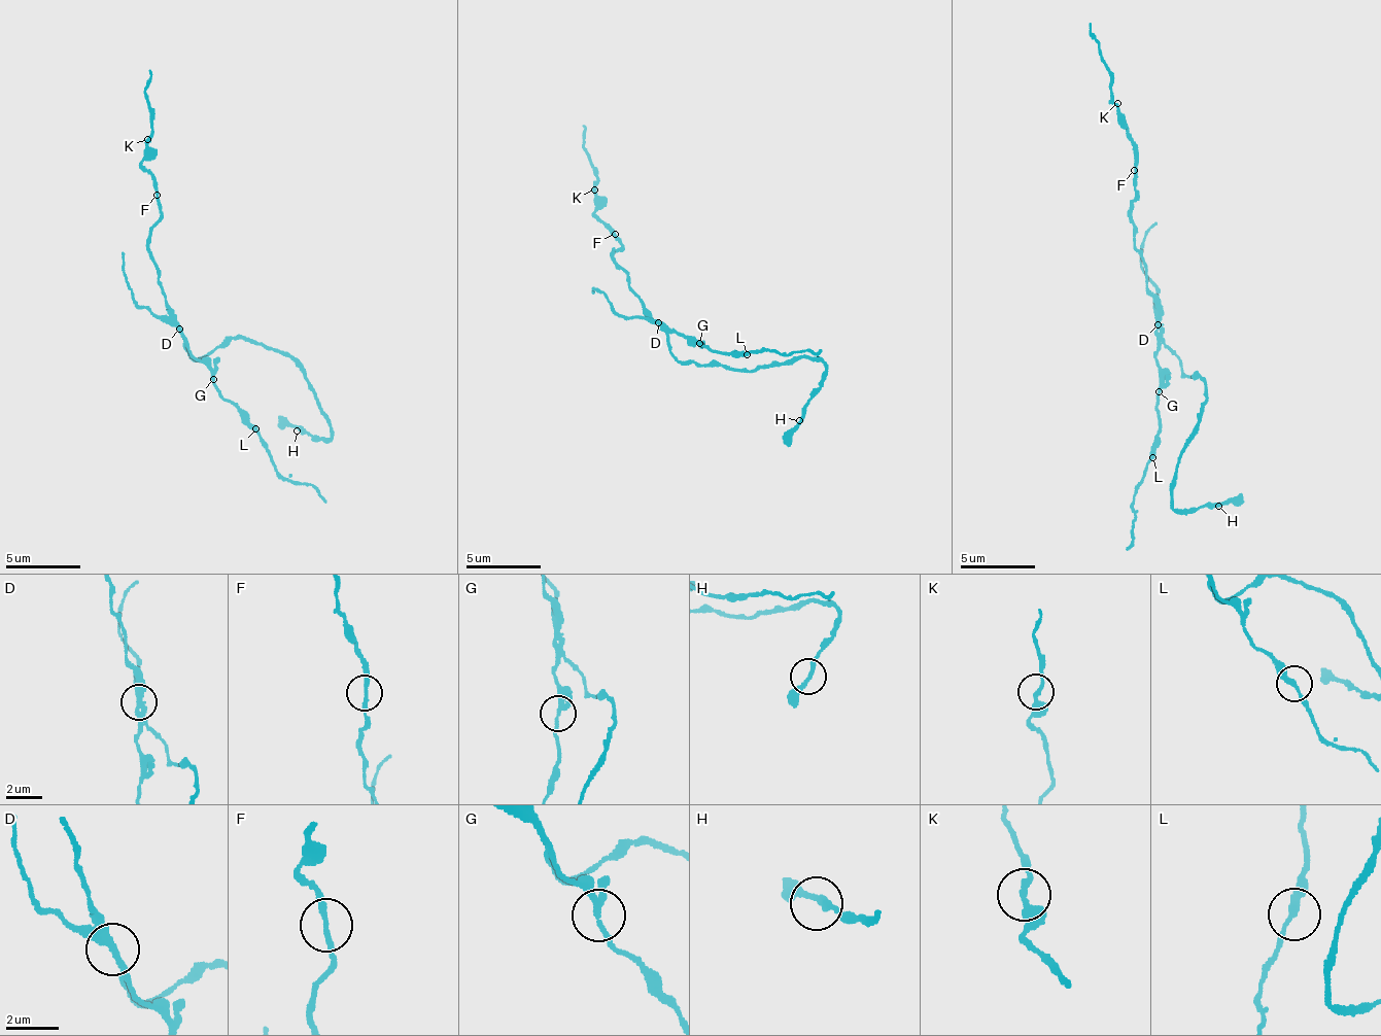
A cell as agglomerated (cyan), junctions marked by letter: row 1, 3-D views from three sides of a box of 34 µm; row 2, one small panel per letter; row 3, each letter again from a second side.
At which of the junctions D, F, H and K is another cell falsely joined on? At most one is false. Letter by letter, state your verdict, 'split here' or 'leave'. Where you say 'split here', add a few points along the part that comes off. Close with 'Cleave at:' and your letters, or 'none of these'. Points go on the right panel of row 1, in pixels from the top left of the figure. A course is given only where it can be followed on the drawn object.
D: split here; course (1159, 325), (1155, 407), (1159, 445), (1133, 499), (1128, 549)
F: leave
H: leave
K: leave
Cleave at: D

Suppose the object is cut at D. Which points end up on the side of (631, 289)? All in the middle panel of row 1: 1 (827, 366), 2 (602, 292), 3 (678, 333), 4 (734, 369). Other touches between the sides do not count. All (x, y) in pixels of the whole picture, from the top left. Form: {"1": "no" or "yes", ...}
{"1": "yes", "2": "no", "3": "no", "4": "yes"}

